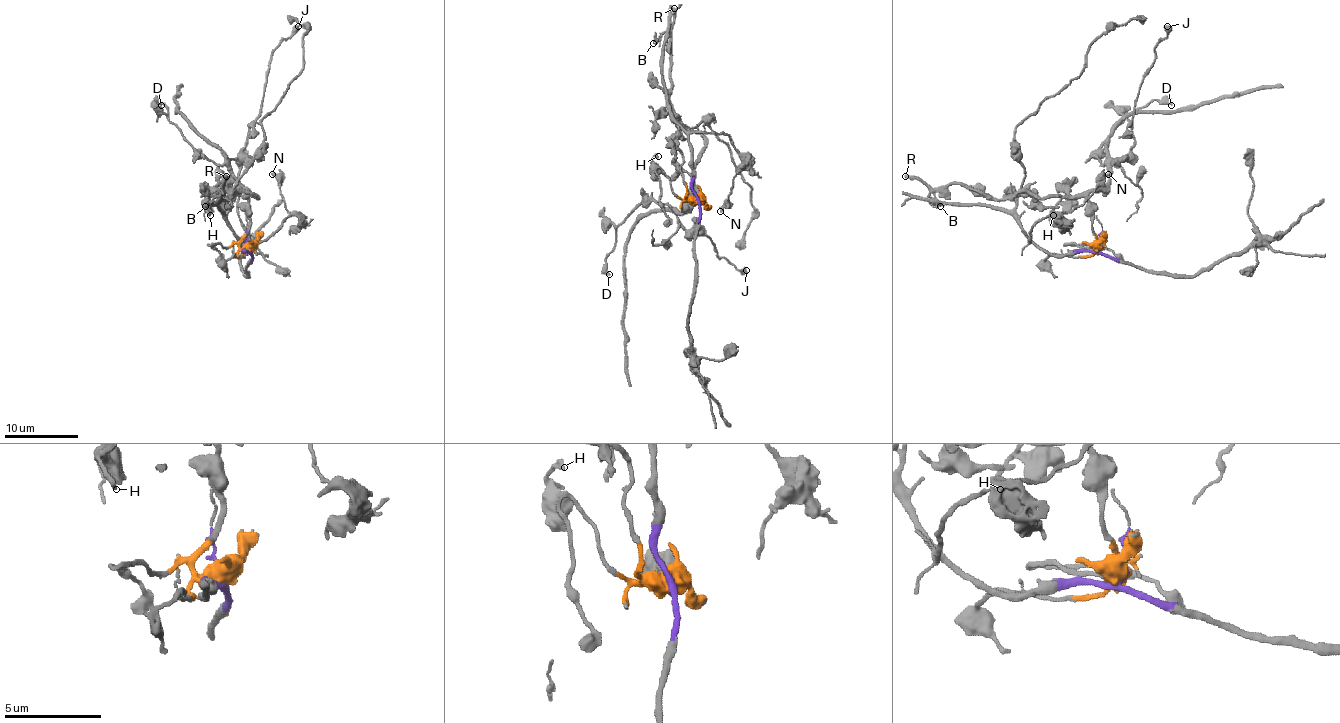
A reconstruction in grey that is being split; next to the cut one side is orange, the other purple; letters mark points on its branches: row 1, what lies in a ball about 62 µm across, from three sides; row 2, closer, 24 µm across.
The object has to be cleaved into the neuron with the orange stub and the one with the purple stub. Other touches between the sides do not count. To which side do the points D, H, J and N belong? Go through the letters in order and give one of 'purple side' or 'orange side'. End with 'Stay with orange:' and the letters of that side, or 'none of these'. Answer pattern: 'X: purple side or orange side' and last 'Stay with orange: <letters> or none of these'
D: orange side
H: orange side
J: orange side
N: purple side
Stay with orange: D, H, J

